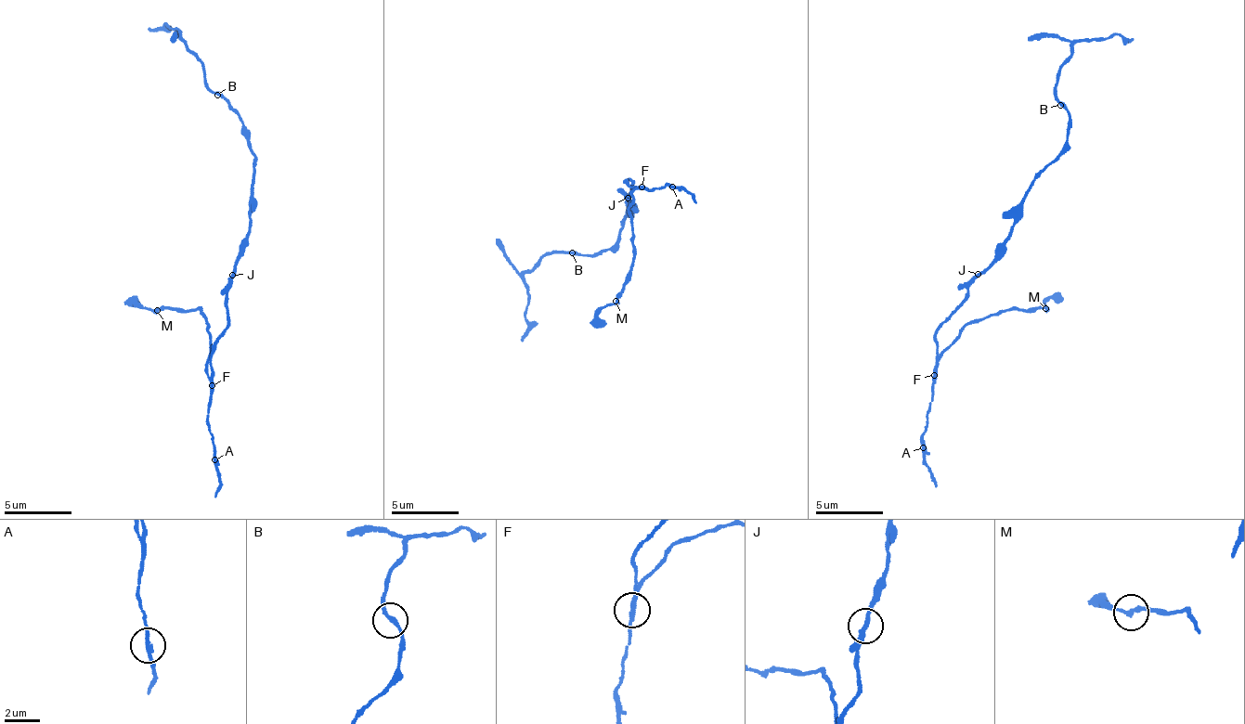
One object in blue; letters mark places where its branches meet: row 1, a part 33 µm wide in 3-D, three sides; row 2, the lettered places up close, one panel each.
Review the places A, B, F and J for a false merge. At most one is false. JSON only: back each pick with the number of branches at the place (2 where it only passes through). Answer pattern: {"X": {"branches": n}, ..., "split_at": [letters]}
{"F": {"branches": 2}, "split_at": ["F"]}

